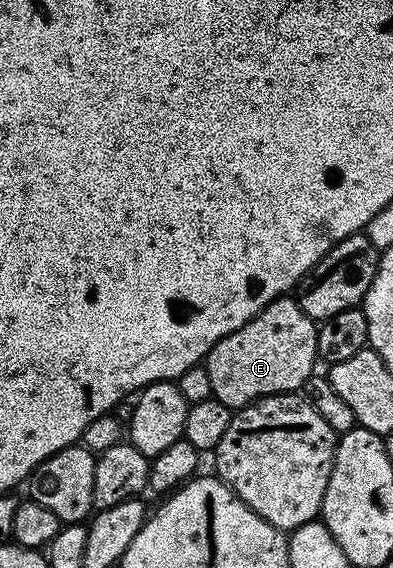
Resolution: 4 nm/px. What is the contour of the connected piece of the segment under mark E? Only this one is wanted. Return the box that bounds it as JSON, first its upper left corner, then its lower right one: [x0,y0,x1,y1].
[204,296,319,408]

